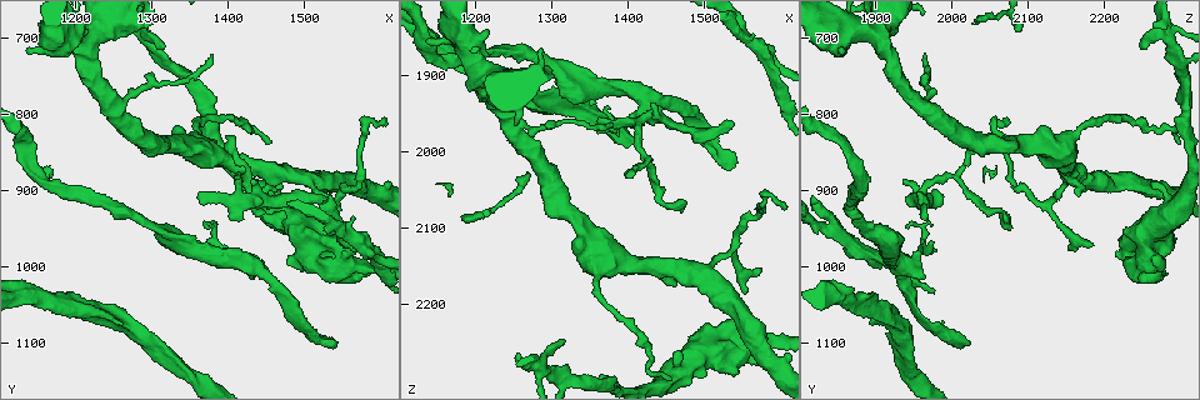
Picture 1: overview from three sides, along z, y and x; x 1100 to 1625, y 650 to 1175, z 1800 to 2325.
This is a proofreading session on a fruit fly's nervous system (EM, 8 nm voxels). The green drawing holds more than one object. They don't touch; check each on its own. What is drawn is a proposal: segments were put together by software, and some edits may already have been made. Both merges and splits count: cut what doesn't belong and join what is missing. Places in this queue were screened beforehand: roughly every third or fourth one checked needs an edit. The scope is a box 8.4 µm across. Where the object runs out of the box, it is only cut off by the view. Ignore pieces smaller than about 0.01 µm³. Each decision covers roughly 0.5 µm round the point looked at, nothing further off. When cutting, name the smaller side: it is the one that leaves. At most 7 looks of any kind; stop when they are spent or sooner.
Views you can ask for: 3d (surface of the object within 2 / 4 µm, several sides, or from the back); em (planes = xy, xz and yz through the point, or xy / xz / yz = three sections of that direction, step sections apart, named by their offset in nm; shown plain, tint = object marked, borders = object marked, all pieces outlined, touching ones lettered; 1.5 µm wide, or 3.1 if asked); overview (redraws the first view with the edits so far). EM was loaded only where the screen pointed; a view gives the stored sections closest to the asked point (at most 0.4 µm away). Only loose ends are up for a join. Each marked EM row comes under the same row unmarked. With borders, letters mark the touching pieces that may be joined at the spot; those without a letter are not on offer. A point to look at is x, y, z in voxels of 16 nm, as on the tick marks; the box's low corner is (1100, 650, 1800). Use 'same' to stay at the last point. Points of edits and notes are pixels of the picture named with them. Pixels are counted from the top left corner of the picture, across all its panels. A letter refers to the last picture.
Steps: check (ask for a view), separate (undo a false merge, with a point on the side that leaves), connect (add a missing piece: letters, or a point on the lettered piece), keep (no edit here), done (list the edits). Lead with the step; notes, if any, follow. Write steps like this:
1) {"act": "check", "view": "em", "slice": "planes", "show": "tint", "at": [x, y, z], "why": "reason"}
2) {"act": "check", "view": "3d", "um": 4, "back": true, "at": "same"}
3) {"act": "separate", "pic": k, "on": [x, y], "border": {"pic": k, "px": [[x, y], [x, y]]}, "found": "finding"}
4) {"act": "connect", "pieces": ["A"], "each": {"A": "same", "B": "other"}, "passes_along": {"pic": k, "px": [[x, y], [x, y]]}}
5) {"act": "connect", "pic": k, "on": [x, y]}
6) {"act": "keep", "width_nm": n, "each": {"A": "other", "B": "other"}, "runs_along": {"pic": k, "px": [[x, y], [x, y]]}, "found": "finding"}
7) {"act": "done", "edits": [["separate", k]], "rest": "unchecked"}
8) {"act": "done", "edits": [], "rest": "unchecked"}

{"act": "check", "view": "em", "slice": "yz", "step": 4, "show": "tint", "at": [1590, 985, 1890]}

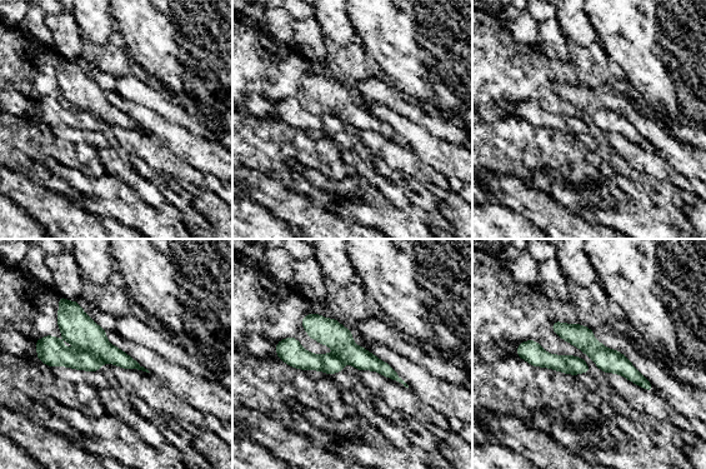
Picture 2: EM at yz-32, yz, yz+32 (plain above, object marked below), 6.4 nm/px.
{"act": "check", "view": "em", "slice": "yz", "step": 4, "show": "borders", "at": "same"}

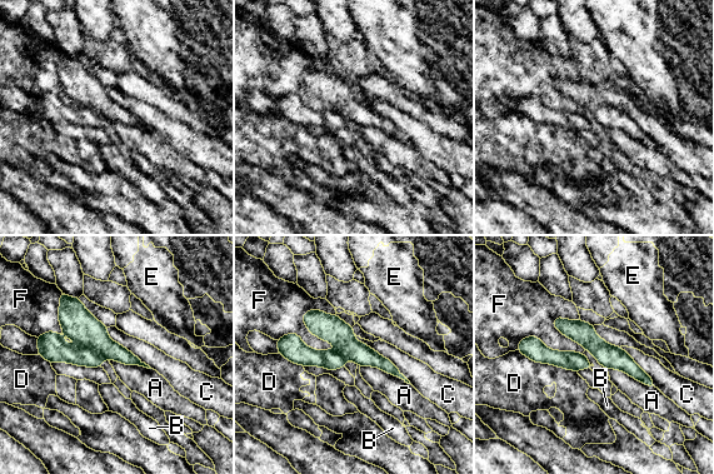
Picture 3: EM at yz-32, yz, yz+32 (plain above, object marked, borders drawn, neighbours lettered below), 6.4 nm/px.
{"act": "separate", "pic": 3, "on": [76, 322], "longest_contact_nm": ["C", 480], "each": {"A": "other", "B": "other", "C": "other", "D": "other", "E": "other", "F": "other"}, "border": {"pic": 3, "px": [[84, 345], [105, 358]]}, "found": "a second cell is stuck on"}

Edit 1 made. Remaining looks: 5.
{"act": "check", "view": "em", "slice": "planes", "show": "borders", "at": [1585, 1010, 2285], "why": "an open end"}

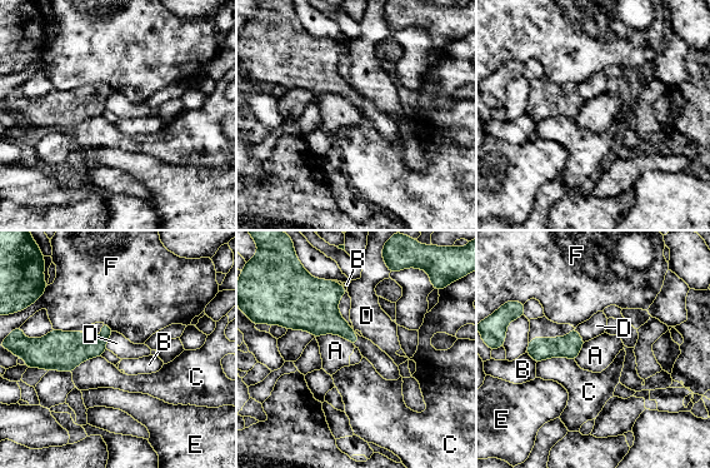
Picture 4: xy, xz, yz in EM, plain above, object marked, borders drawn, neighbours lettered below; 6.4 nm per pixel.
{"act": "keep", "each": {"A": "other", "B": "other", "C": "other", "D": "other", "E": "other", "F": "other"}, "border": {"pic": 4, "px": [[315, 337], [339, 334], [353, 344]]}, "found": "no lettered piece goes on from it"}

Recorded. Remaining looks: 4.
{"act": "check", "view": "3d", "um": 2, "at": [1435, 885, 1935], "why": "an open end"}

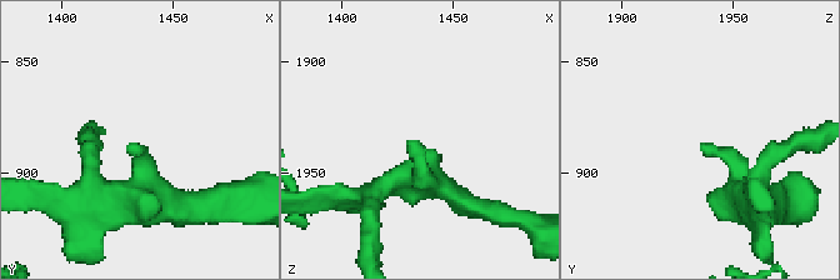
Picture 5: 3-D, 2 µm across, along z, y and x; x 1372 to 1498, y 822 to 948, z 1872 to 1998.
{"act": "check", "view": "em", "slice": "planes", "show": "borders", "at": [1431, 886, 1936], "arm_widths_nm": [180, 200]}

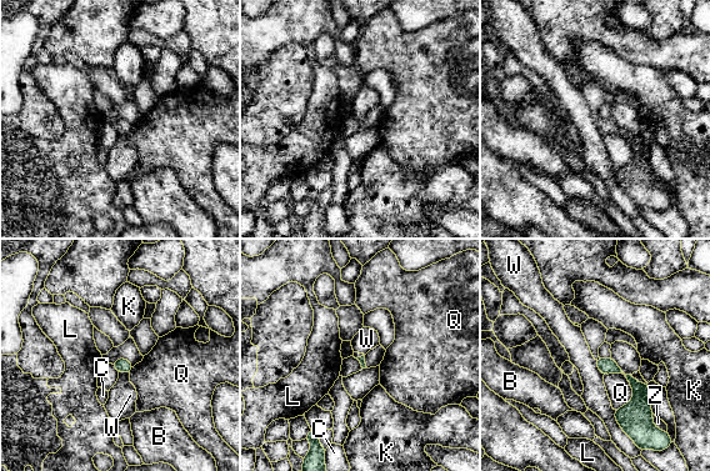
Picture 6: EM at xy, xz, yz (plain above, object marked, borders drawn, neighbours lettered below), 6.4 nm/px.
{"act": "keep", "each": {"B": "other", "C": "other", "K": "other", "L": "other", "Q": "other", "W": "other", "Z": "other"}, "border": {"pic": 6, "px": [[614, 410], [616, 422], [631, 440]]}, "found": "none of them fits"}

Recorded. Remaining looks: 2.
{"act": "done", "edits": [["separate", 3]], "rest": "unchecked"}

